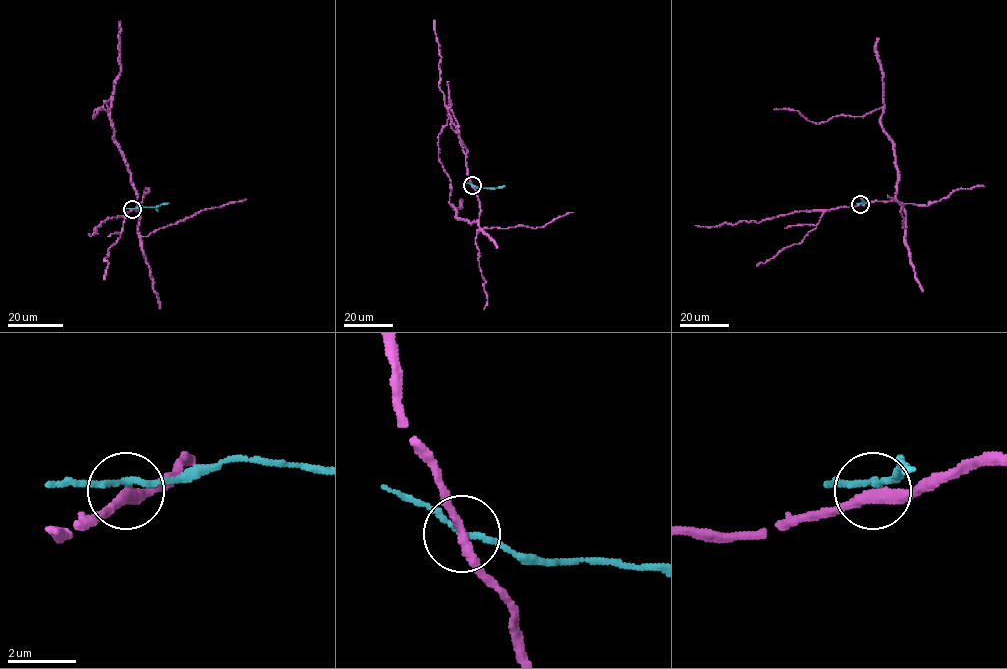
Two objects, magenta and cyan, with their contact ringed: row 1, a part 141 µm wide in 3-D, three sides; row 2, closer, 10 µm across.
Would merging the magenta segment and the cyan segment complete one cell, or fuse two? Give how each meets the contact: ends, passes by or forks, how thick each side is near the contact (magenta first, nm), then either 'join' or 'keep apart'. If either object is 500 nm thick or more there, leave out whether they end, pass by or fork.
magenta passes by | cyan passes by | 300/150 nm | keep apart

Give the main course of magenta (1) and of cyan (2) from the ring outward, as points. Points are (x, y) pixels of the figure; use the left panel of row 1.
1: (132, 209), (141, 206), (113, 137), (110, 100), (107, 110), (95, 109), (93, 118), (105, 102)
2: (132, 209), (168, 203)

